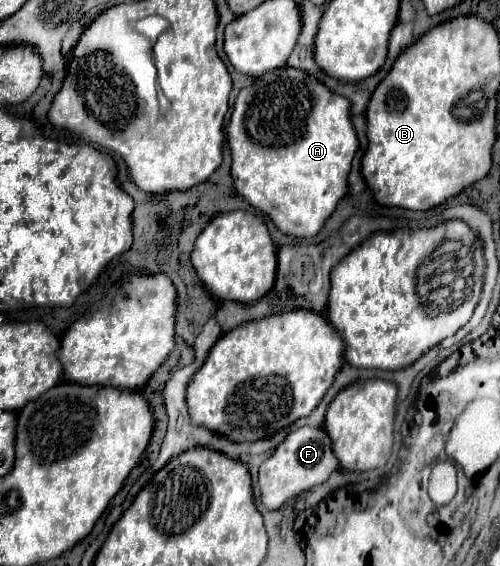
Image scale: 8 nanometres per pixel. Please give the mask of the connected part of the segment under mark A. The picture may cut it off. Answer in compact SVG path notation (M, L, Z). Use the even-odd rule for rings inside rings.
M284 66L284 68L276 68L272 72L262 74L260 78L254 80L252 86L240 90L240 94L236 98L234 112L232 112L232 120L230 120L230 126L228 126L228 146L232 150L232 182L234 182L232 186L234 186L234 192L238 196L242 196L244 200L248 200L252 206L266 212L280 232L296 236L296 238L310 238L310 236L316 236L322 230L324 222L330 218L330 214L334 212L340 198L348 192L348 174L350 174L352 158L354 158L354 154L358 150L358 138L356 138L354 126L350 122L350 102L344 96L338 96L338 94L330 92L314 76L310 76L310 74L302 72L302 70Z

